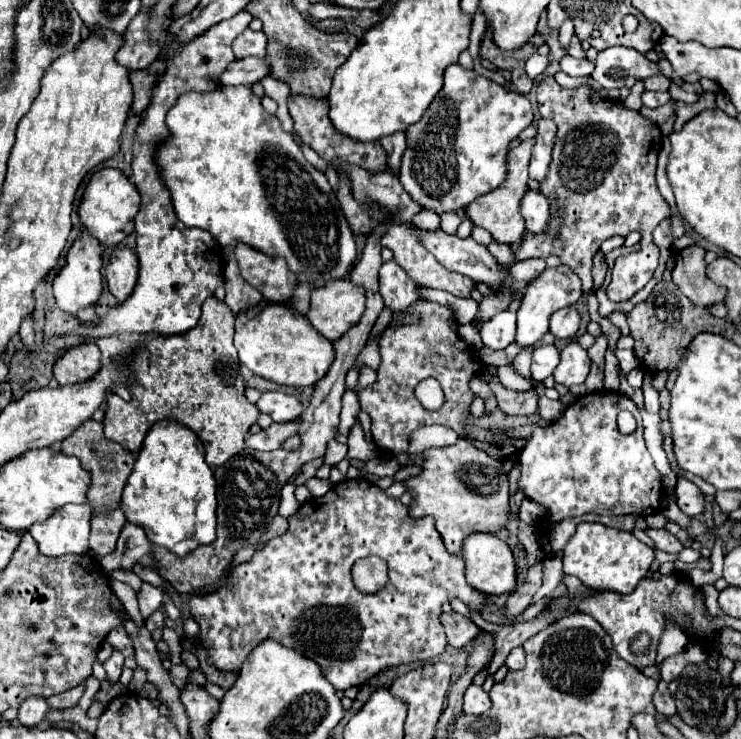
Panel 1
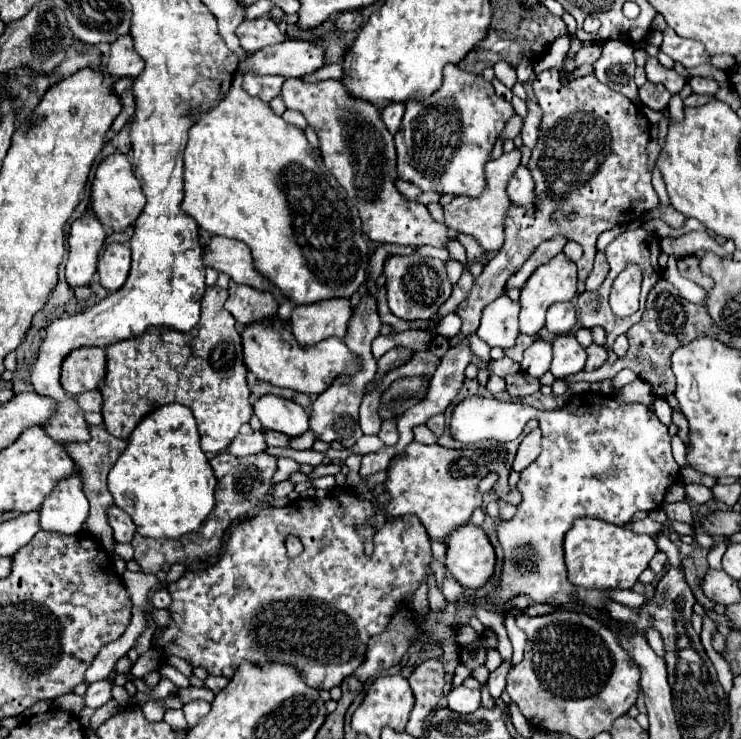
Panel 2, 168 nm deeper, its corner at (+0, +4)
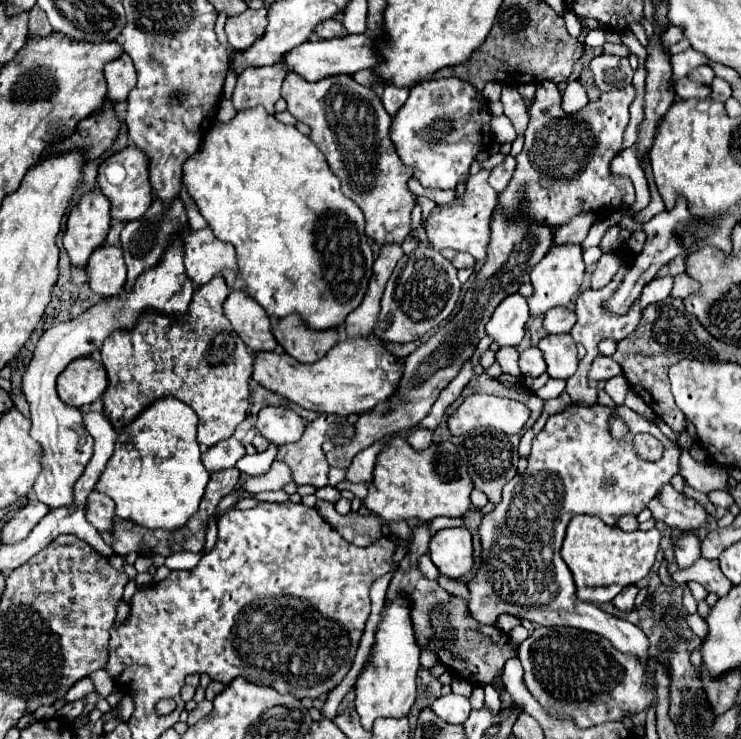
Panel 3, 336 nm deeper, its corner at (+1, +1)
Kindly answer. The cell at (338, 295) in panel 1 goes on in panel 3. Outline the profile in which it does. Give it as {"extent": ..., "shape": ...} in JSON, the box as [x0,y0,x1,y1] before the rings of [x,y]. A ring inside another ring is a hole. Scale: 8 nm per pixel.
{"extent":[271,315,339,363],"shape":[[[287,315],[279,319],[271,331],[285,353],[299,363],[319,361],[339,341],[339,329],[311,331],[303,327],[303,319],[299,319],[299,315]]]}

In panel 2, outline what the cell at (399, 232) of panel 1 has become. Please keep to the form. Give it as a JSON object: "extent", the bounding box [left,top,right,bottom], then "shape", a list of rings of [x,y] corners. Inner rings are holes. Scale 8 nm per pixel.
{"extent":[444,260,464,286],"shape":[[[446,260],[446,262],[444,262],[444,266],[446,266],[446,272],[448,272],[450,284],[452,284],[452,286],[456,286],[456,284],[458,284],[458,280],[460,280],[460,276],[462,276],[462,272],[464,272],[462,262],[456,262],[456,260]]]}

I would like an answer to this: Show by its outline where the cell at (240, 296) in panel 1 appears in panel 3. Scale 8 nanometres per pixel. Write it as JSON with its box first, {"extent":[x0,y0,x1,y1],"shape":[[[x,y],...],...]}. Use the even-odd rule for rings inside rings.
{"extent":[223,291,277,355],"shape":[[[245,291],[231,293],[223,307],[235,333],[243,339],[253,355],[259,351],[273,351],[277,347],[277,341],[271,335],[267,313],[263,311],[263,307],[259,307],[259,303],[251,301]]]}

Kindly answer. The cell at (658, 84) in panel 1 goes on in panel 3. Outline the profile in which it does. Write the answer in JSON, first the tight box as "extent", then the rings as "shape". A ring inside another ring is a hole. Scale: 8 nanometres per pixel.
{"extent":[675,77,711,99],"shape":[[[681,77],[675,83],[675,91],[681,99],[689,99],[689,97],[697,97],[697,99],[709,99],[711,95],[711,87],[703,85],[703,83],[695,83],[689,77]]]}

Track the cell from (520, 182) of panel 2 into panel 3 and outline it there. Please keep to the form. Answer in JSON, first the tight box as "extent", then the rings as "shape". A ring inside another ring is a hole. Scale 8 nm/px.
{"extent":[489,155,515,193],"shape":[[[505,155],[505,161],[501,165],[497,165],[497,167],[491,169],[491,175],[489,175],[491,187],[497,193],[501,193],[507,187],[507,183],[511,181],[513,171],[515,171],[515,157],[513,155]]]}

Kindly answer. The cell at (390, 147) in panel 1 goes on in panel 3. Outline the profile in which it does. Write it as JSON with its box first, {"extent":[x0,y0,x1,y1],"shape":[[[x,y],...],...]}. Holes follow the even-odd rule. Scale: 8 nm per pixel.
{"extent":[381,85,409,117],"shape":[[[387,85],[381,93],[381,101],[391,117],[399,111],[399,107],[407,101],[407,97],[409,97],[409,89],[399,89],[395,85]]]}

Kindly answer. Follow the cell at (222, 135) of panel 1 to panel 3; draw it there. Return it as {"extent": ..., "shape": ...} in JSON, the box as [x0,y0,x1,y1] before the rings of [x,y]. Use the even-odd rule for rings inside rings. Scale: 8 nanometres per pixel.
{"extent":[183,107,373,331],"shape":[[[255,107],[251,111],[239,111],[231,123],[217,123],[203,139],[203,147],[199,153],[195,153],[185,165],[183,165],[183,175],[185,175],[185,185],[187,191],[191,195],[191,199],[195,201],[199,213],[205,217],[205,221],[209,223],[209,227],[213,229],[213,233],[225,241],[231,243],[235,247],[237,253],[237,263],[239,269],[243,269],[243,273],[239,273],[247,285],[245,293],[255,299],[269,317],[285,317],[291,313],[299,313],[301,319],[305,321],[307,327],[315,329],[315,331],[325,331],[325,329],[333,329],[333,327],[341,327],[345,323],[345,317],[359,307],[359,303],[363,301],[365,293],[367,293],[367,285],[373,273],[373,251],[367,243],[367,235],[365,235],[365,219],[361,209],[357,207],[355,201],[351,201],[349,197],[345,197],[341,193],[341,183],[339,177],[331,173],[327,159],[319,153],[319,149],[315,147],[315,143],[311,143],[311,139],[303,133],[299,133],[295,127],[283,125],[279,123],[273,115],[267,115],[263,111],[263,107]]]}

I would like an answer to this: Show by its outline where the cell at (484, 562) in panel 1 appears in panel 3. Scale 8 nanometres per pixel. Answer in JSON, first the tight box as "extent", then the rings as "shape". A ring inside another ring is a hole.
{"extent":[429,527,473,579],"shape":[[[465,527],[437,531],[429,541],[429,557],[443,575],[461,579],[473,567],[471,533]]]}

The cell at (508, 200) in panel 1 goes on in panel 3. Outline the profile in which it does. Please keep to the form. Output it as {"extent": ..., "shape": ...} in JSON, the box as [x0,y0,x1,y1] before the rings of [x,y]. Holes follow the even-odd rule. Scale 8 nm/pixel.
{"extent":[425,171,497,261],"shape":[[[479,171],[477,175],[471,175],[467,179],[465,193],[457,199],[453,199],[447,205],[437,205],[429,217],[425,219],[425,231],[427,231],[427,243],[429,247],[443,251],[465,251],[473,255],[475,261],[483,261],[487,257],[487,243],[491,239],[491,215],[497,207],[497,191],[489,185],[489,171]]]}

